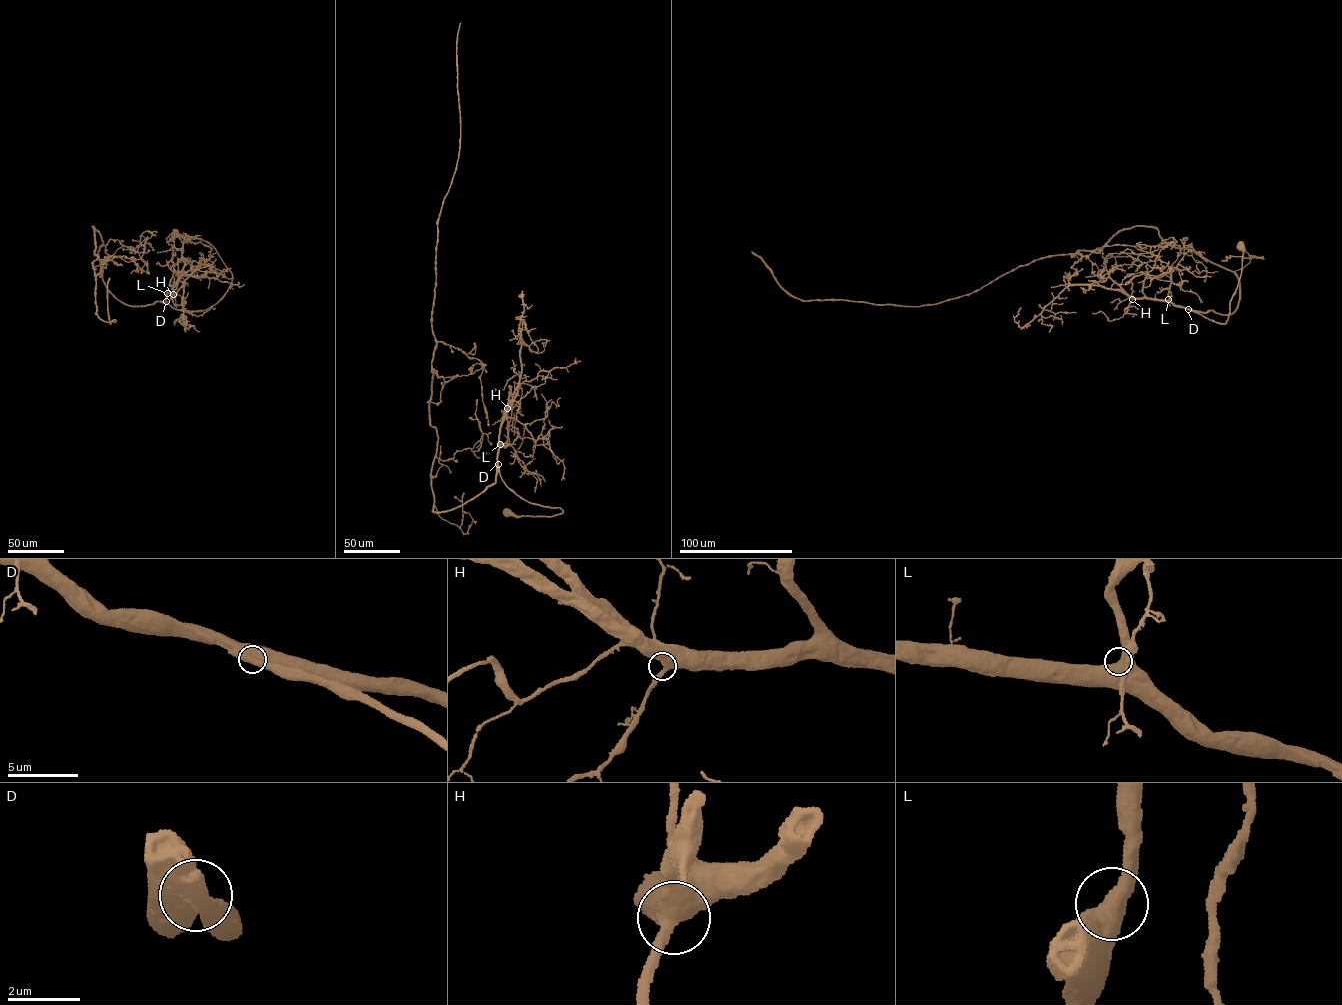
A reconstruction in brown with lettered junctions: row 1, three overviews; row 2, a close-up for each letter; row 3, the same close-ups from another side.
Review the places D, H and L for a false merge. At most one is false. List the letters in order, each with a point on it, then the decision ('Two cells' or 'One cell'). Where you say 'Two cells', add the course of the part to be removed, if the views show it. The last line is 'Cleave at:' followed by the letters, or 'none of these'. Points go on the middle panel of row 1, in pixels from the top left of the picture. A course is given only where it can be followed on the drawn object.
D: Place: (498, 464). One cell
H: Place: (507, 408). One cell
L: Place: (500, 444). One cell
Cleave at: none of these

